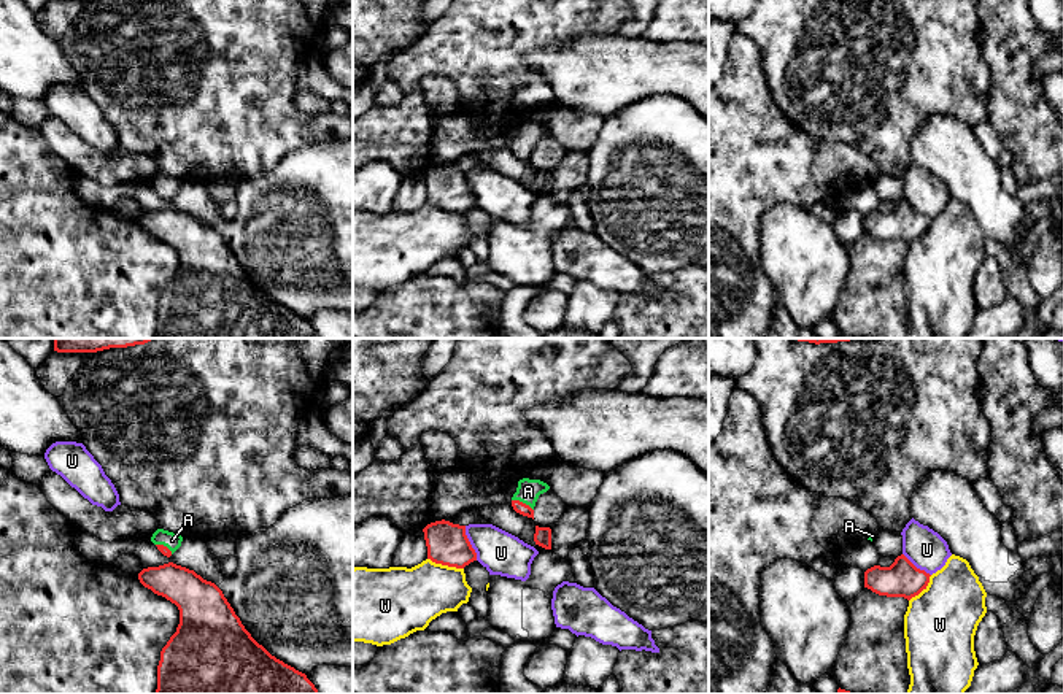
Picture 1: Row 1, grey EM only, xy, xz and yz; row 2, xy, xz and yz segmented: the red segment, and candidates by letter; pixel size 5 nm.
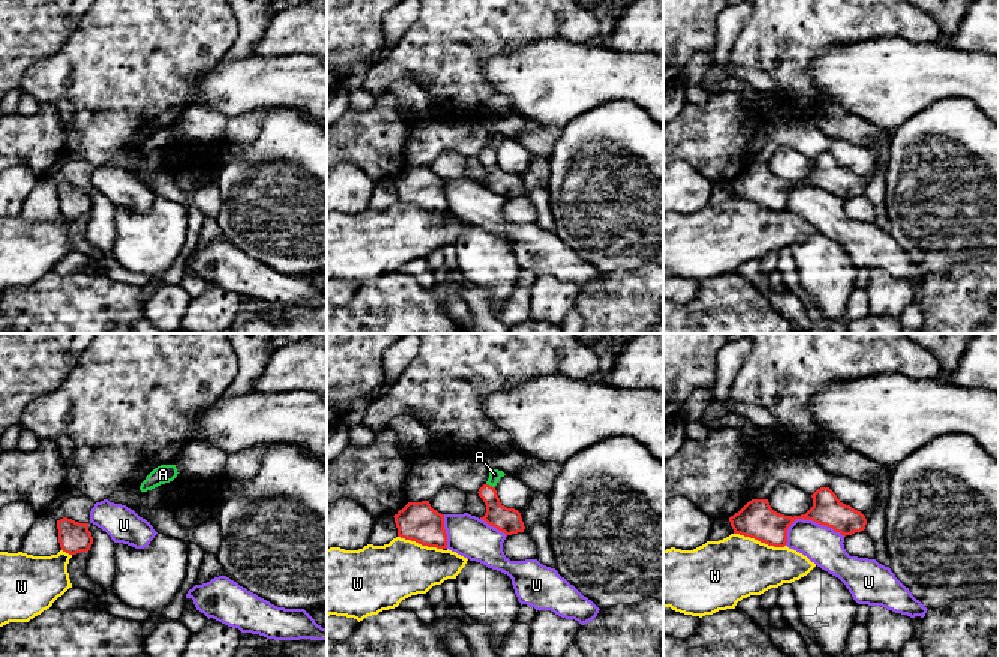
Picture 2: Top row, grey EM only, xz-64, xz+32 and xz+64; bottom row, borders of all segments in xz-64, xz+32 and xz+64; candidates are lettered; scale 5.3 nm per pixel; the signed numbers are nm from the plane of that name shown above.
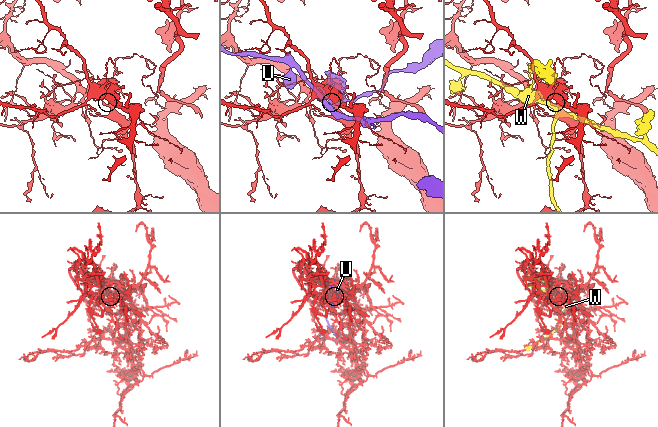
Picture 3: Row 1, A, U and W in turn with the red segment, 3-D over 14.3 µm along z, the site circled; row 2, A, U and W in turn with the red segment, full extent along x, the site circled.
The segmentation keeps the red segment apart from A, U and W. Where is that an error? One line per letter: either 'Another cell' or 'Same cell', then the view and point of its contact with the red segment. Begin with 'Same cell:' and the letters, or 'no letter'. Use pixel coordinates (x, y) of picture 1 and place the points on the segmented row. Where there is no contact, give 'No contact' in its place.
Same cell: A
A: Same cell. Touches red at xz (521, 502)
U: Another cell. Touches red at xz (469, 543)
W: Another cell. Touches red at xz (445, 564)

